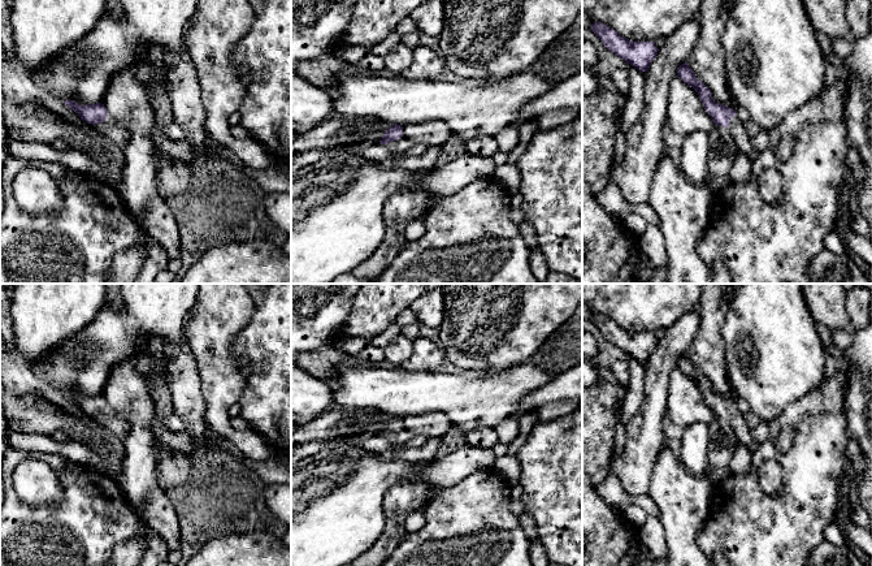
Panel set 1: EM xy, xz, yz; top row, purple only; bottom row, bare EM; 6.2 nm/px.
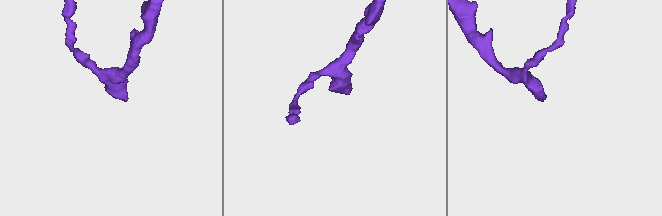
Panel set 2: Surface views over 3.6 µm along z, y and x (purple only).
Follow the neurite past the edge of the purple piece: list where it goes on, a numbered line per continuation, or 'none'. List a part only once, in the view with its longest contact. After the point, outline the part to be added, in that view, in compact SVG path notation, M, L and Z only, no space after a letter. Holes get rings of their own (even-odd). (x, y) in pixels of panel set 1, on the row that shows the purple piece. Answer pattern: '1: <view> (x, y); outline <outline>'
1: xz (402, 145); outline M402 137L398 141L389 142L386 146L391 151L400 154L400 152L405 152L409 148L412 148L415 146L415 143L412 141L409 141L409 139L407 139L405 137Z

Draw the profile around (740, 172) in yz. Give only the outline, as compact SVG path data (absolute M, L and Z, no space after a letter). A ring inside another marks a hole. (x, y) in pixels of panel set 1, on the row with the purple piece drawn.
M738 152L730 169L730 181L745 182L750 177L751 165L751 159Z

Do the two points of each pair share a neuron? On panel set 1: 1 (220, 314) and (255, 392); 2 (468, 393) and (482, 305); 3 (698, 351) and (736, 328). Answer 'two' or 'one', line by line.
1: two
2: two
3: two

